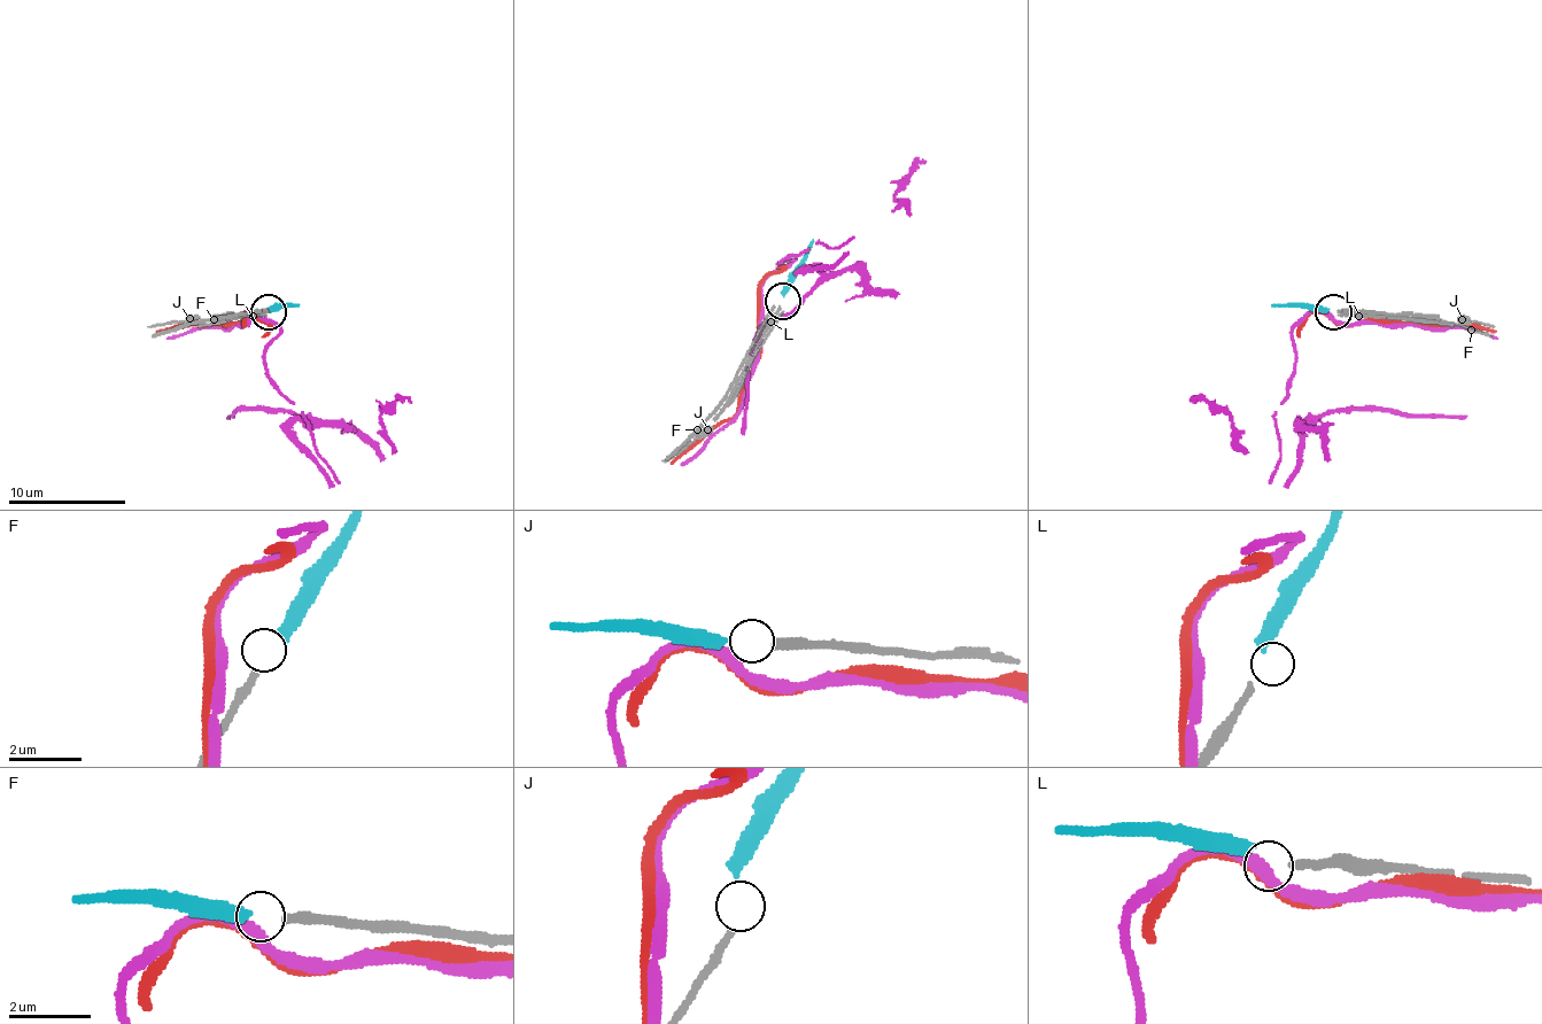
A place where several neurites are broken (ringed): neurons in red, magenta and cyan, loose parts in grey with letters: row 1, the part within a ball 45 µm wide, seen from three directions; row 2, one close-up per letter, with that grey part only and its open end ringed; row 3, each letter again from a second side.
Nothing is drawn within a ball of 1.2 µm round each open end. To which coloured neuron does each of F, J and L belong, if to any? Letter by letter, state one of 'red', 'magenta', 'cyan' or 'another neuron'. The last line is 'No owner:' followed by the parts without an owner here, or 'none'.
F: cyan
J: another neuron
L: another neuron
No owner: J, L

